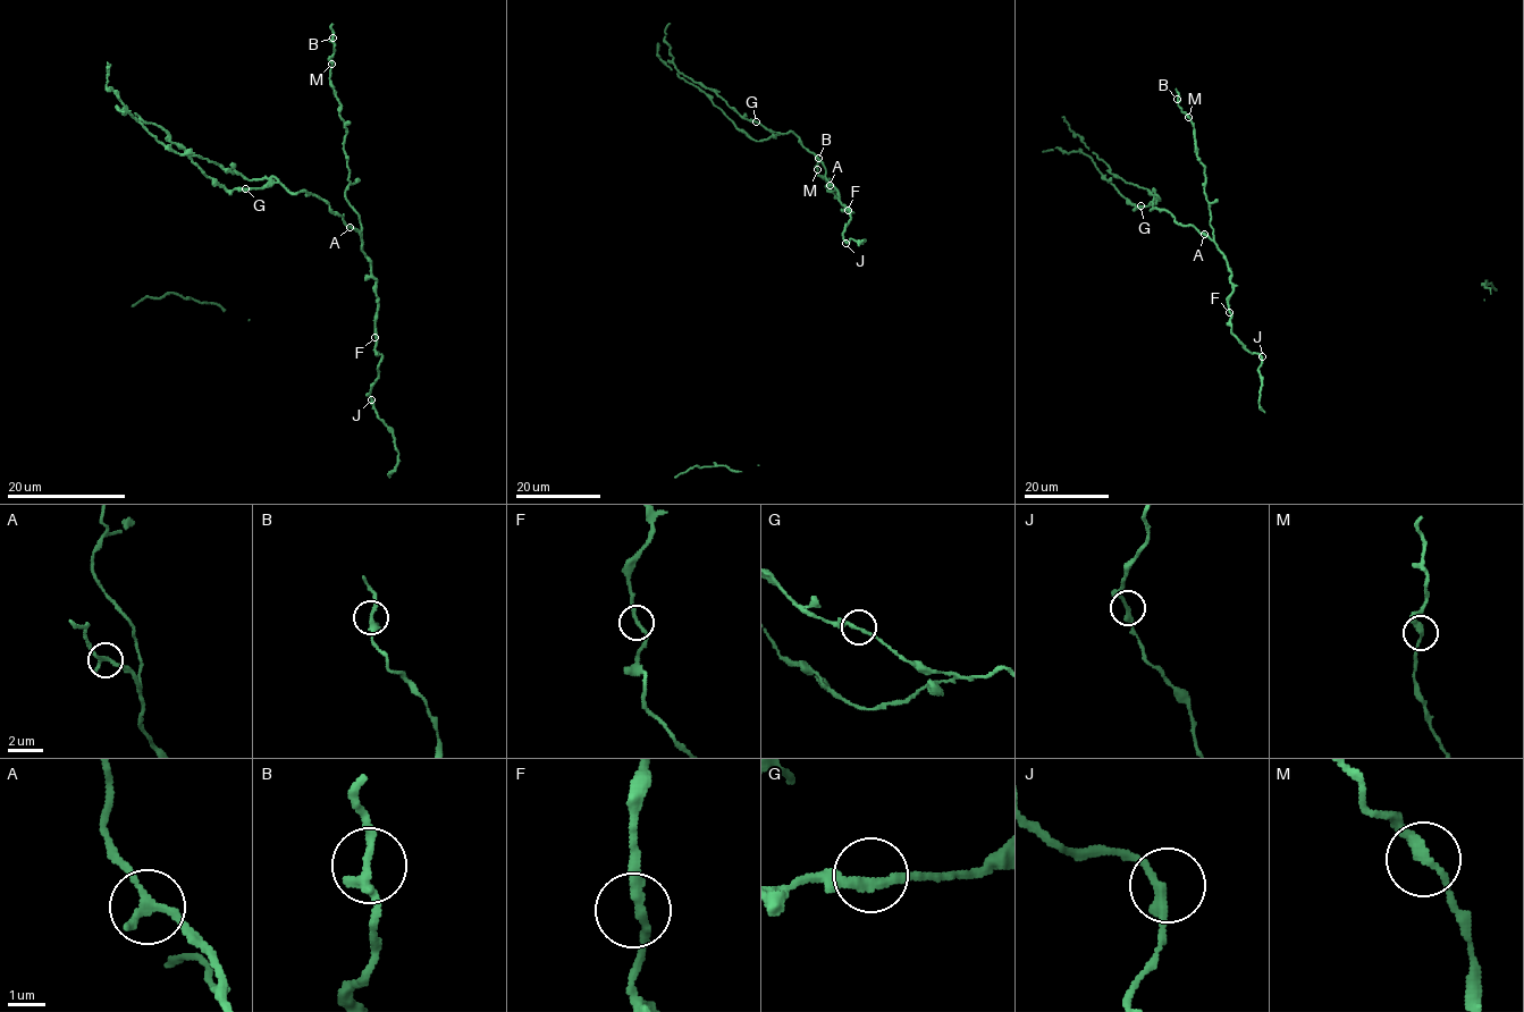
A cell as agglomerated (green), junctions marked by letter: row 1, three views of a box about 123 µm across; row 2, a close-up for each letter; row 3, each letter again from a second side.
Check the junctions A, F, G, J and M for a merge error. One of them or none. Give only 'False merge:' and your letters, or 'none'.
False merge: none

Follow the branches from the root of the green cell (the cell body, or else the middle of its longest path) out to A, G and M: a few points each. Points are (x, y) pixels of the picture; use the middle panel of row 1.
A: (849, 211), (830, 185)
G: (849, 211), (826, 177), (823, 162), (796, 135), (771, 132), (756, 121)
M: (849, 211), (835, 190), (826, 190), (830, 187), (826, 186), (824, 176), (816, 174), (817, 169)

